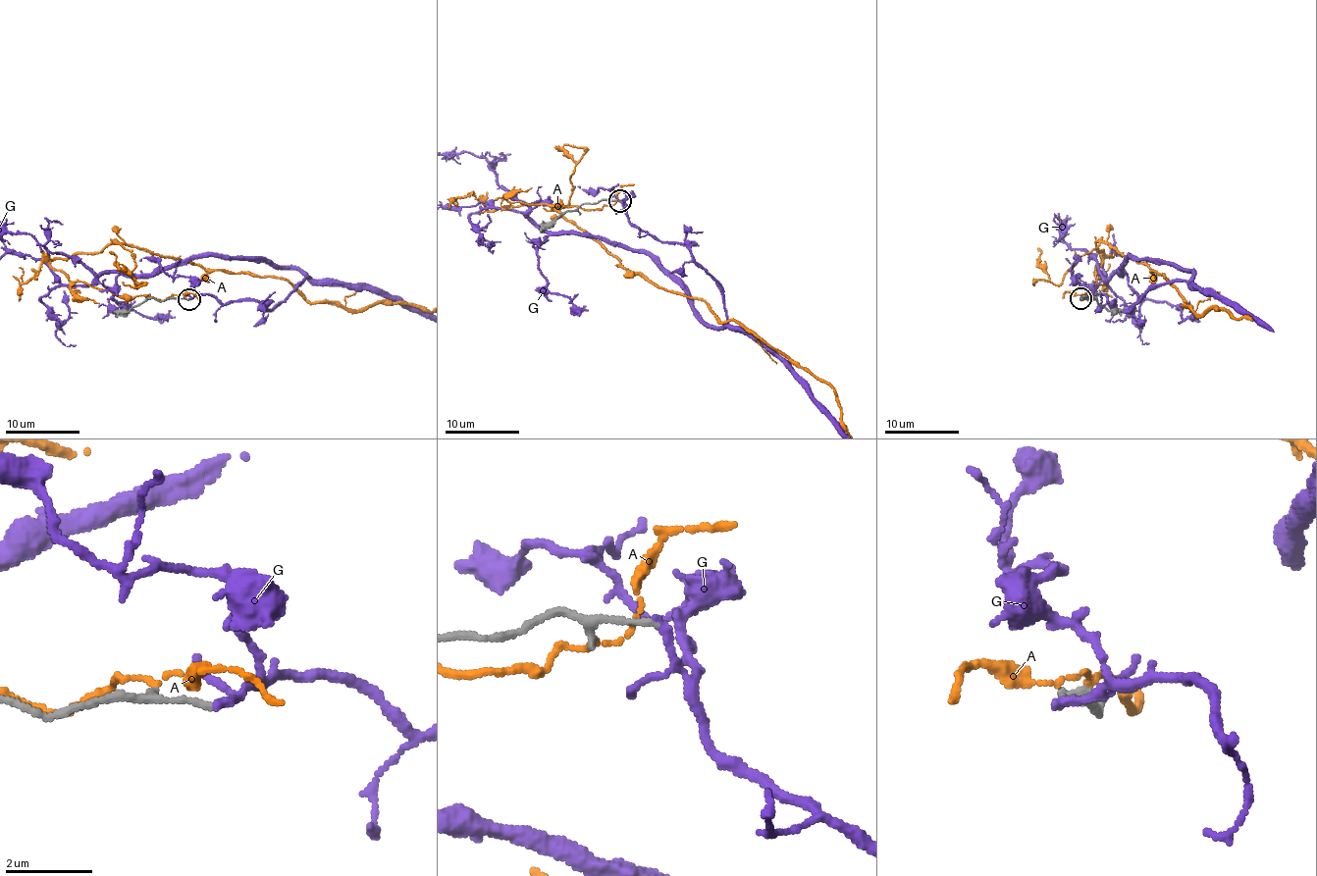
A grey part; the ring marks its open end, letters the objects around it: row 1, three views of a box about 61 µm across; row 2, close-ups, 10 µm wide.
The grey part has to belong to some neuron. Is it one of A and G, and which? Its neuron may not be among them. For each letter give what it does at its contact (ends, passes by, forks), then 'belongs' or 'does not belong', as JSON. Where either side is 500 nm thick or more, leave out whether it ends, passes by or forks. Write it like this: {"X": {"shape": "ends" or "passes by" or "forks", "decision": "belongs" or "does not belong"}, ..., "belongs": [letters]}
{"A": {"shape": "passes by", "decision": "does not belong"}, "G": {"shape": "ends", "decision": "does not belong"}, "belongs": []}

